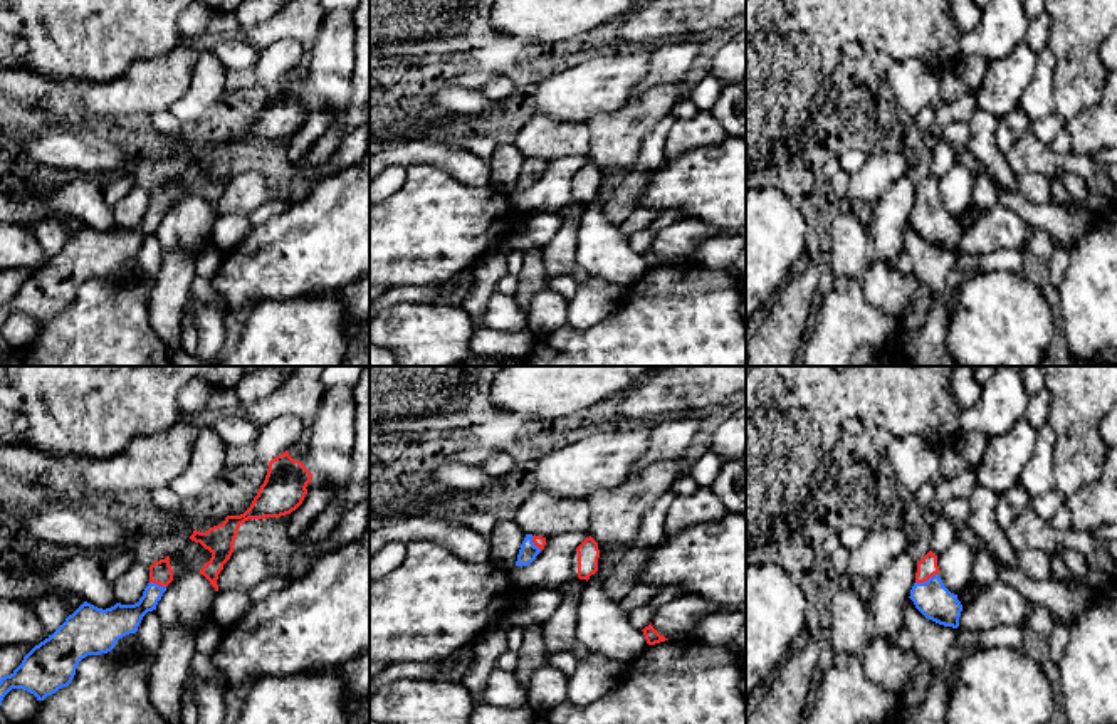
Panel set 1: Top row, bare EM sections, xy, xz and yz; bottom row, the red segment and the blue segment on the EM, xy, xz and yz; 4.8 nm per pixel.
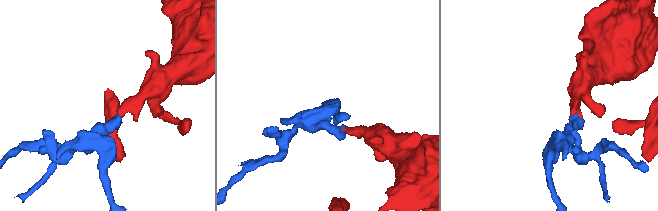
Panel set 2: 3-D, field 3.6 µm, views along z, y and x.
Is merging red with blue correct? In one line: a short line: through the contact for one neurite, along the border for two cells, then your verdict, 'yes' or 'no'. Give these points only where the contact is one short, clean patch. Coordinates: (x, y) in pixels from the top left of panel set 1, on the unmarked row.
yz (928, 190), (926, 204), (931, 222) | yes

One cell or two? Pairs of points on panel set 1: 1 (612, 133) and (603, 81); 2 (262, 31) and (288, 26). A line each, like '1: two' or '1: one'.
1: two
2: one

